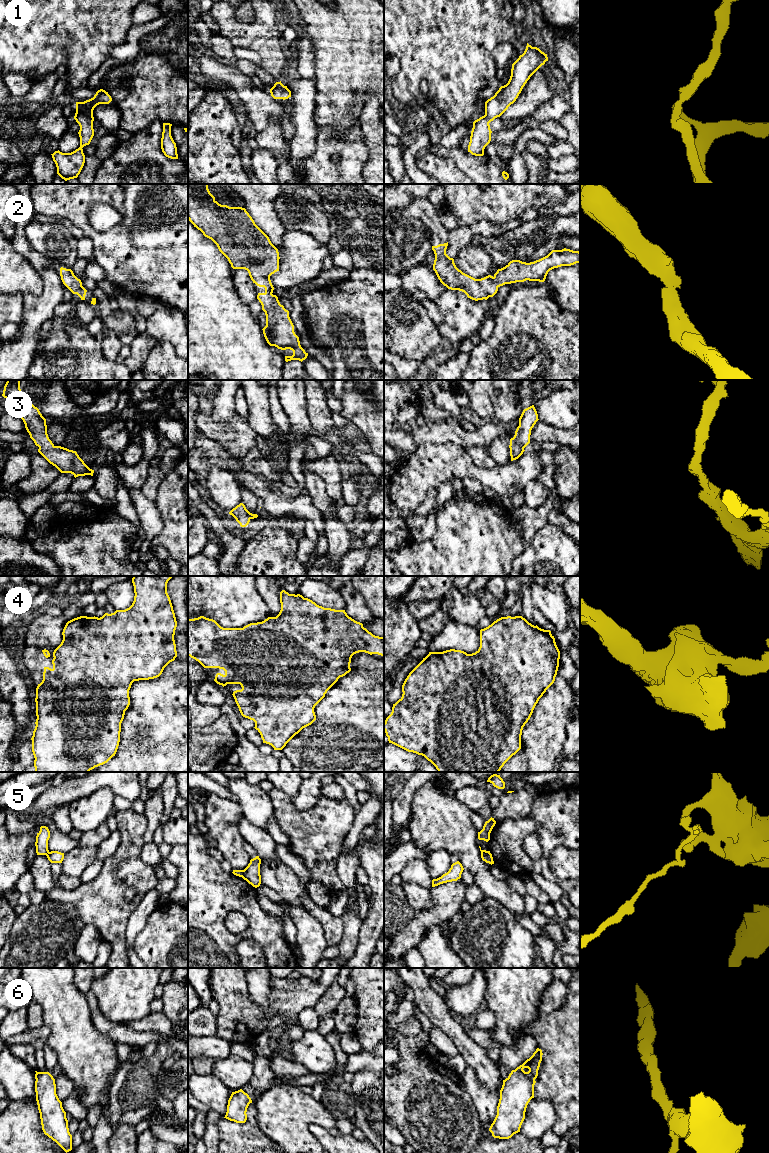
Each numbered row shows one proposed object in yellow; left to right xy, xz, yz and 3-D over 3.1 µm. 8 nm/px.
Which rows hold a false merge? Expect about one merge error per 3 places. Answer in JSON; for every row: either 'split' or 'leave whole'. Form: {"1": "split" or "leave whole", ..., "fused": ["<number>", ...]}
{"1": "leave whole", "2": "leave whole", "3": "leave whole", "4": "leave whole", "5": "split", "6": "leave whole", "fused": ["5"]}

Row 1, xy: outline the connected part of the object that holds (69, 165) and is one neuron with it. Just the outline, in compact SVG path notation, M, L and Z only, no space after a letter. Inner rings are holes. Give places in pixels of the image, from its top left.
M100 89L93 98L84 102L76 102L74 119L80 126L78 132L80 147L71 153L62 153L58 150L51 154L57 167L57 174L65 181L77 178L84 166L85 155L82 148L89 145L94 136L94 108L99 104L109 104L111 101L112 98L108 92Z

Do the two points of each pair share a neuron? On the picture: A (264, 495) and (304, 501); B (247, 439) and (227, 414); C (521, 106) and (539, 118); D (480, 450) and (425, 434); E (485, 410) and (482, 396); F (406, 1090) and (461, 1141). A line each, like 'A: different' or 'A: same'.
A: same
B: different
C: different
D: different
E: same
F: same

